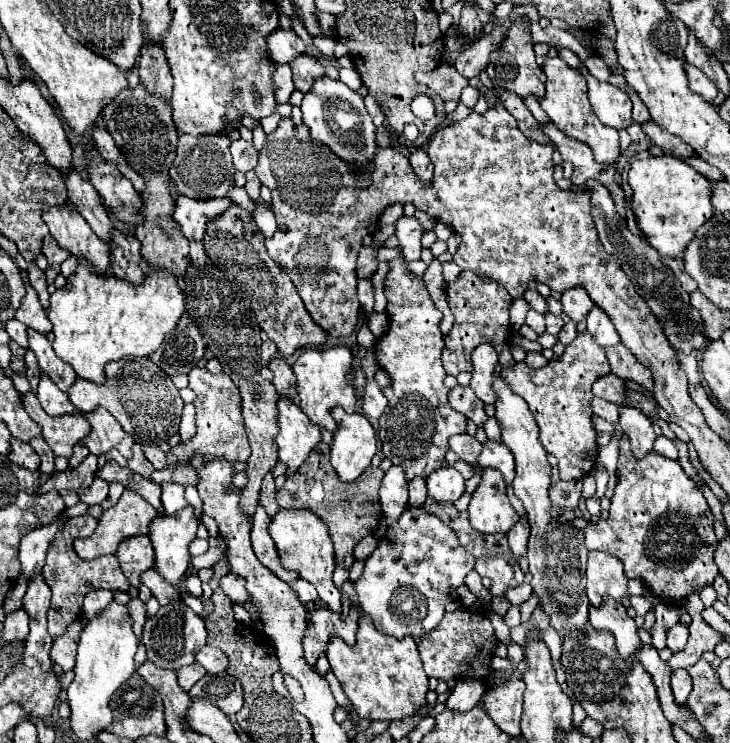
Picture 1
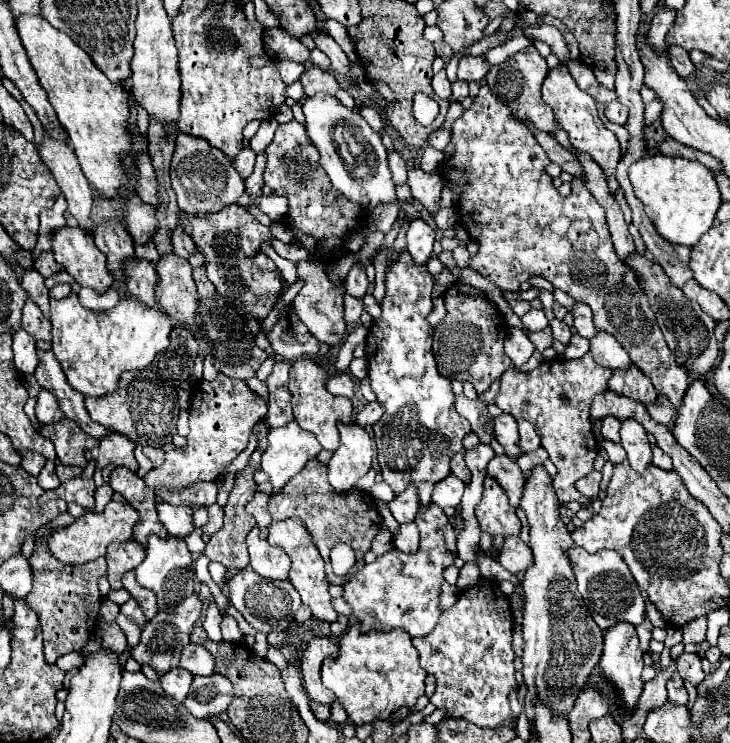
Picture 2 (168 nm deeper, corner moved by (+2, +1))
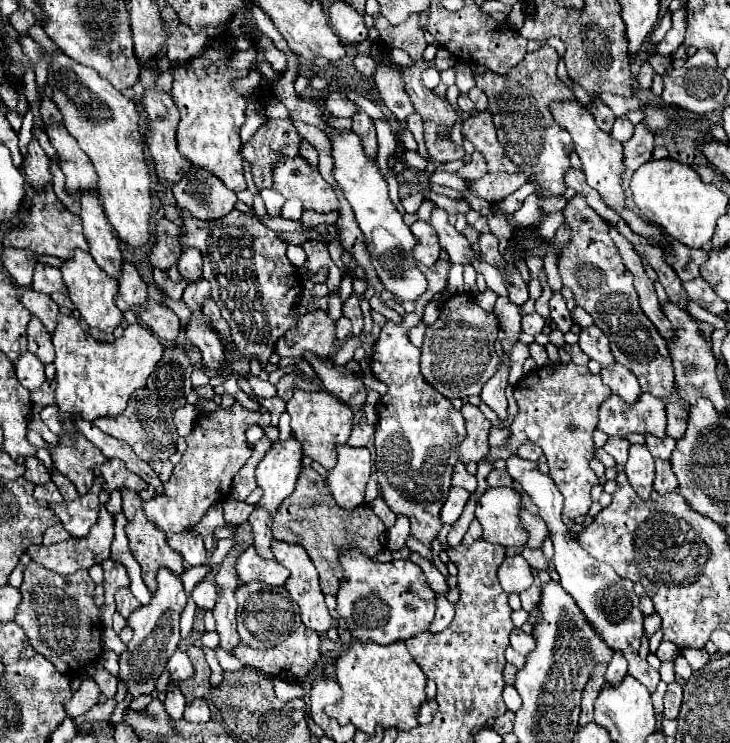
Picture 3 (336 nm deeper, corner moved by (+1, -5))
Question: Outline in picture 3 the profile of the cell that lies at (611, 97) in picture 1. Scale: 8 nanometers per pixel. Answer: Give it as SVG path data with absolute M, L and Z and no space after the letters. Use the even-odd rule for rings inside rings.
M620 116L620 118L616 118L616 122L614 122L614 128L612 128L612 136L618 140L618 142L626 142L630 136L632 136L632 132L634 132L634 126L632 126L632 122L628 120L628 118L624 118L624 116Z

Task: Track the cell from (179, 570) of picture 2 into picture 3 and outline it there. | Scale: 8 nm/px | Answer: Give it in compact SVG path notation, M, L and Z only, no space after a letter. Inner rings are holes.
M160 570L156 576L156 594L152 594L146 606L140 606L130 618L128 624L134 628L134 638L128 642L128 650L120 654L120 678L126 680L128 692L136 698L140 694L150 694L158 676L162 674L166 662L178 648L178 620L186 608L188 598L182 584L182 578L176 578L170 570Z

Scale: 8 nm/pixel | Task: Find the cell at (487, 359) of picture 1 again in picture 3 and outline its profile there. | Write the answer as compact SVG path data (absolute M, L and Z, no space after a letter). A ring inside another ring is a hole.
M574 362L570 364L548 364L542 368L536 368L534 372L526 374L516 386L514 386L514 400L518 404L518 414L512 424L512 436L504 446L498 450L490 450L488 460L498 460L498 458L508 458L514 450L518 450L520 444L524 442L536 442L548 460L550 466L550 476L564 494L564 518L578 518L586 516L590 510L590 488L598 484L598 476L590 470L590 460L594 458L594 442L592 442L592 432L598 422L598 408L600 404L610 396L608 386L604 386L602 378L598 374L592 374L588 366L578 366Z

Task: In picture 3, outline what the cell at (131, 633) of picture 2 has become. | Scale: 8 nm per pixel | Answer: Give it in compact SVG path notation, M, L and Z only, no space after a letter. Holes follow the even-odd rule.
M108 628L104 630L104 640L102 640L102 642L104 642L104 648L114 650L116 654L124 654L126 648L128 648L128 646L120 640L120 636L118 636L116 632L110 632L110 634L108 634Z

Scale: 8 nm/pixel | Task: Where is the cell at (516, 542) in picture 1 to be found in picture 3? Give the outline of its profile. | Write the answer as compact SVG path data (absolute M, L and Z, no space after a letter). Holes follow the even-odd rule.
M522 554L506 556L498 568L498 580L506 594L520 594L534 582L530 564L522 558Z

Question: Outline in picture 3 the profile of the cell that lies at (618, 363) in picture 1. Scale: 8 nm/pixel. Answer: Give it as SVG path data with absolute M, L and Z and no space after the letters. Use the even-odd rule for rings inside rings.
M616 394L600 406L598 430L608 436L626 436L630 432L654 434L658 438L666 436L666 412L664 400L652 394L640 394L632 406L624 406Z

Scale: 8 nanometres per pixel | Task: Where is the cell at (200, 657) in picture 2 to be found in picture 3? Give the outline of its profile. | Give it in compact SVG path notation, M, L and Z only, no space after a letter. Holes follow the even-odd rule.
M176 650L176 654L168 660L168 670L170 670L170 674L172 674L172 680L176 680L176 682L188 680L190 674L194 674L192 660L190 660L188 654L182 652L182 650Z

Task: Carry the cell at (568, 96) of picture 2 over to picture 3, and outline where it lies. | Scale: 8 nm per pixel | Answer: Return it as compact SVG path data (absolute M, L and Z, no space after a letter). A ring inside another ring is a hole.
M572 100L572 102L552 102L550 110L552 110L552 116L556 118L556 122L558 122L560 126L564 126L564 128L570 132L570 136L572 136L572 140L574 140L574 150L576 150L576 154L578 154L580 160L582 160L582 170L584 170L584 174L586 174L588 186L596 188L596 190L600 192L602 200L604 200L612 210L616 210L616 212L624 218L624 222L628 222L628 226L630 226L636 234L640 234L640 236L644 236L644 238L648 238L648 236L658 236L660 230L658 230L656 226L652 226L652 222L642 220L640 216L636 216L634 212L630 212L630 210L626 208L626 204L624 204L624 192L622 192L622 188L620 188L620 174L622 174L622 170L624 170L624 164L622 164L622 158L624 158L622 144L616 142L608 132L600 130L600 128L596 126L596 120L592 118L590 110L588 110L586 106L582 106L580 102L576 102L576 100Z

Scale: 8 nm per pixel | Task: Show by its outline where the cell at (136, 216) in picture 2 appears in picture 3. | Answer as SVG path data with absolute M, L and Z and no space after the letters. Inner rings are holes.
M168 218L158 220L156 226L156 244L152 246L148 258L152 262L152 266L158 266L162 270L168 270L172 264L178 262L182 244L178 242L178 226L174 222L170 222Z

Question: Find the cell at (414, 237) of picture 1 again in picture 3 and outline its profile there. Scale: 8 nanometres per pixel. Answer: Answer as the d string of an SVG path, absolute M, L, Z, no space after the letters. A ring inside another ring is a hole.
M420 220L414 222L410 226L410 230L418 240L416 250L414 250L414 258L418 262L422 262L424 266L432 266L440 256L440 244L436 238L436 232L432 230L432 226L428 222L420 222Z

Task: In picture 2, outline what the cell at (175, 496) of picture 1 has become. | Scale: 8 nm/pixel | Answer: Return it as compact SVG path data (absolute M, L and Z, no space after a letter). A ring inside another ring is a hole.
M157 504L159 520L167 528L169 536L185 540L193 530L193 510L191 508L181 508L173 504Z

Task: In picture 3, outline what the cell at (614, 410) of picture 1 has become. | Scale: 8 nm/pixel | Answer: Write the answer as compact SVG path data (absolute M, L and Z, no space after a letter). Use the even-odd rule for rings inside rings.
M612 436L612 438L608 438L608 442L604 444L604 450L606 450L618 464L626 464L628 448L630 448L630 442L628 442L626 438L620 438L620 436Z

